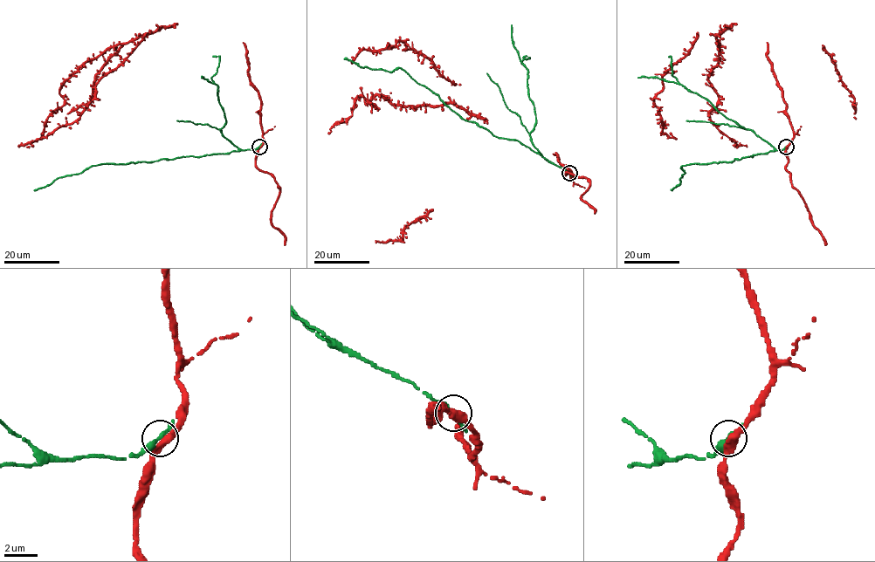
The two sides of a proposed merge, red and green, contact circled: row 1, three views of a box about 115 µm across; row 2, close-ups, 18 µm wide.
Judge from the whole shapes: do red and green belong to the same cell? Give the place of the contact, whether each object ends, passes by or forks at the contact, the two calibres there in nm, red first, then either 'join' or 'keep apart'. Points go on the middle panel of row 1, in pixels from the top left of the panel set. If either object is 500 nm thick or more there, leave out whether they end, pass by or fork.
at (569, 173); red passes by; green passes by; 400 nm thick on the red side, 280 nm on the other; join

